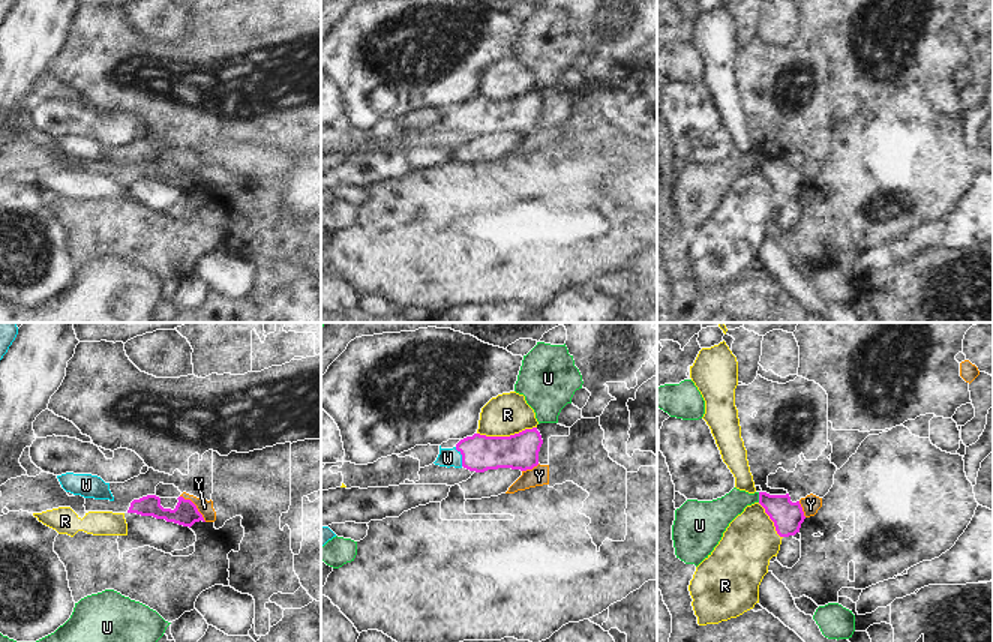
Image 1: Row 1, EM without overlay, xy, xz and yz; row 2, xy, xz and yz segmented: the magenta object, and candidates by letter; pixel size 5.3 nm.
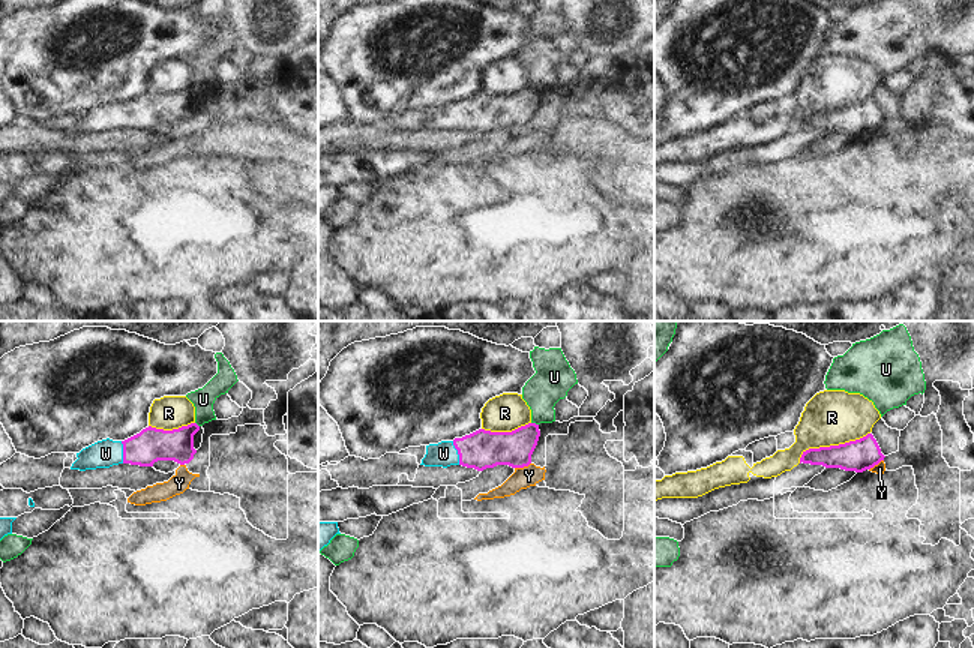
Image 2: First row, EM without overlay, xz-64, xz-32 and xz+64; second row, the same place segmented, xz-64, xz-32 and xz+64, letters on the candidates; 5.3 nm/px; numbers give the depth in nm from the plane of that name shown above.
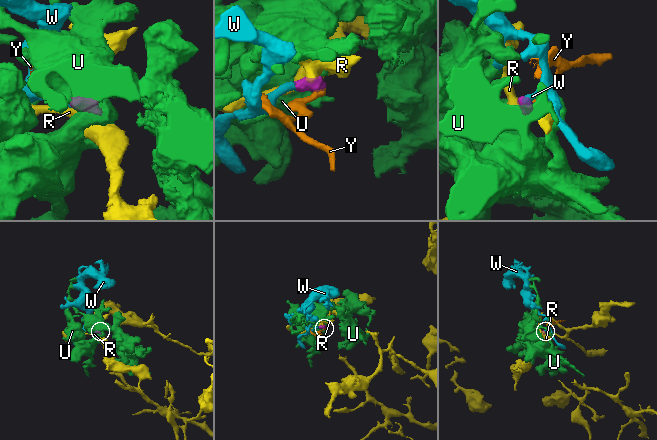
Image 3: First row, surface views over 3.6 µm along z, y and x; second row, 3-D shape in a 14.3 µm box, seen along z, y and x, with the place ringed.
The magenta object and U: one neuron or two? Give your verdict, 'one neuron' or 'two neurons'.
two neurons

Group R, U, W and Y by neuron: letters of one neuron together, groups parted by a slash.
R / U / W / Y

